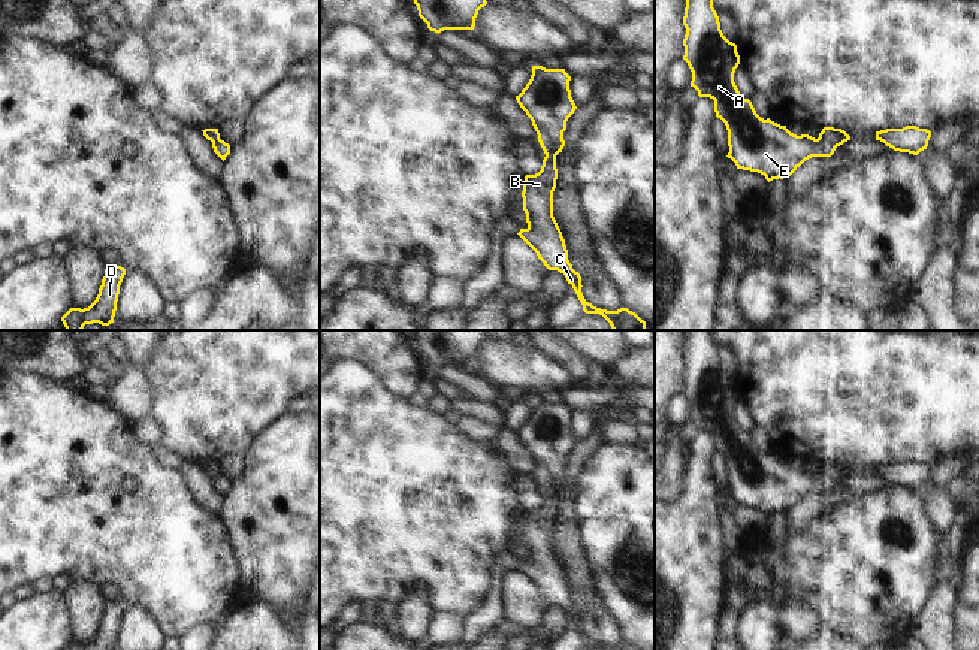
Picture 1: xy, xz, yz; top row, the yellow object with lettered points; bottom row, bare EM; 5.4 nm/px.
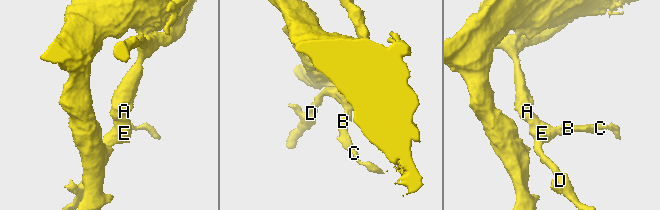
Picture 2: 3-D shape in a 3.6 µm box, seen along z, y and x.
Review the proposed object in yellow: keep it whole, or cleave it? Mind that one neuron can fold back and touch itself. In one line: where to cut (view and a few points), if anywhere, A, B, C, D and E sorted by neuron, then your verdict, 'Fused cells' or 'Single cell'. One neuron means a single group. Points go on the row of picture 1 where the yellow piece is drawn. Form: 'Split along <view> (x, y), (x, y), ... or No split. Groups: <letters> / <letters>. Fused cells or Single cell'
Split along yz (818, 138), (827, 139), (836, 147). Groups: A D E / B C. Fused cells

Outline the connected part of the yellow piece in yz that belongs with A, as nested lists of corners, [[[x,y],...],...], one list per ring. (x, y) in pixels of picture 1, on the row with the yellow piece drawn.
[[[686,0],[685,55],[692,72],[691,87],[714,100],[716,117],[728,130],[728,158],[737,169],[758,172],[770,182],[789,178],[812,157],[831,157],[836,145],[809,134],[797,136],[786,126],[761,118],[744,99],[734,73],[740,64],[737,45],[722,30],[713,0]]]

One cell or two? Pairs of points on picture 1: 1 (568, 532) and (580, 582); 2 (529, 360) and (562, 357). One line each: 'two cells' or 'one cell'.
1: one cell
2: two cells

